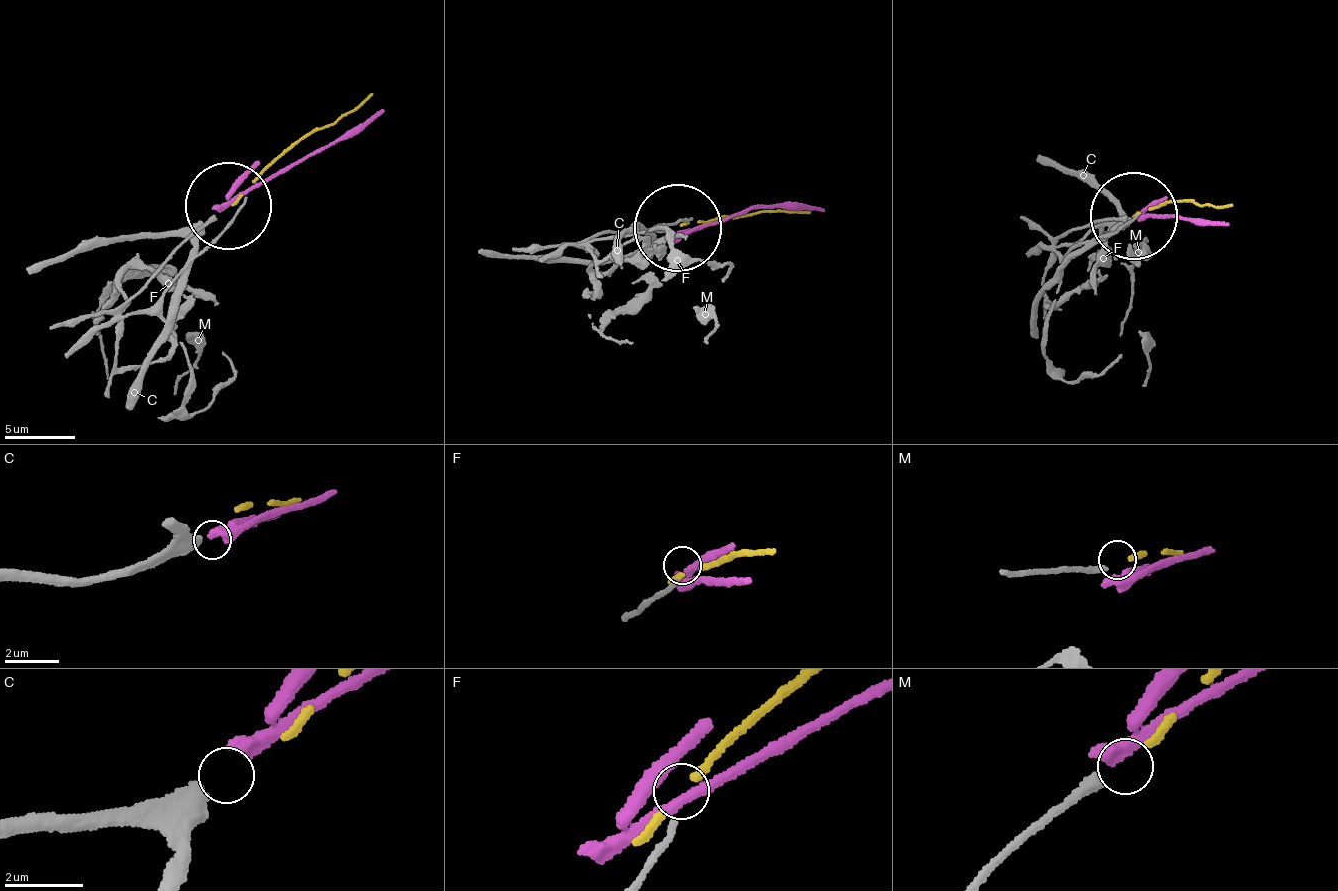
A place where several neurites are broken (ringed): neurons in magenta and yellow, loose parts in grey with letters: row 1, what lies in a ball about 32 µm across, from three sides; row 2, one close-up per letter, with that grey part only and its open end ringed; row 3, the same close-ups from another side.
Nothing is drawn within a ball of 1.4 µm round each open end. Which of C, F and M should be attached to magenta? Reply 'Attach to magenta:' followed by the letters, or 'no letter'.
Attach to magenta: C

